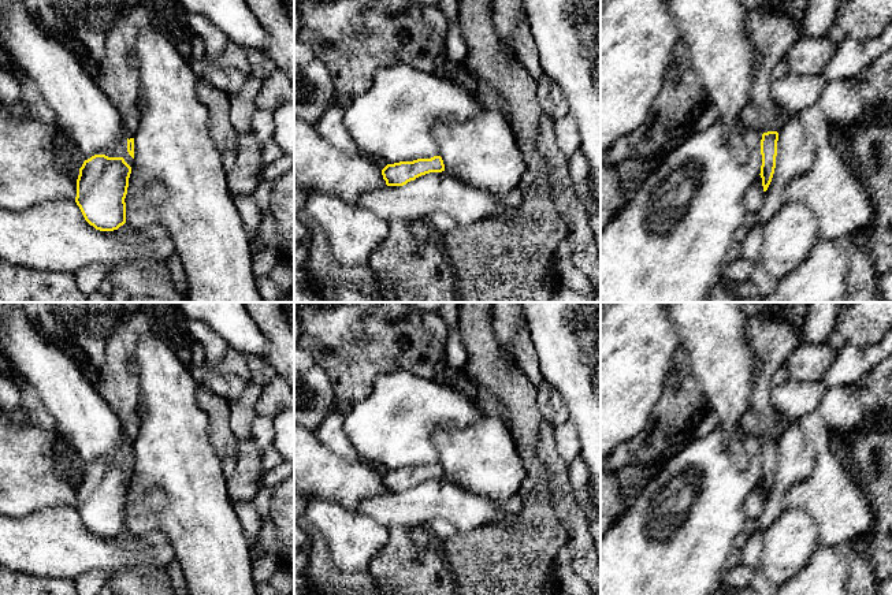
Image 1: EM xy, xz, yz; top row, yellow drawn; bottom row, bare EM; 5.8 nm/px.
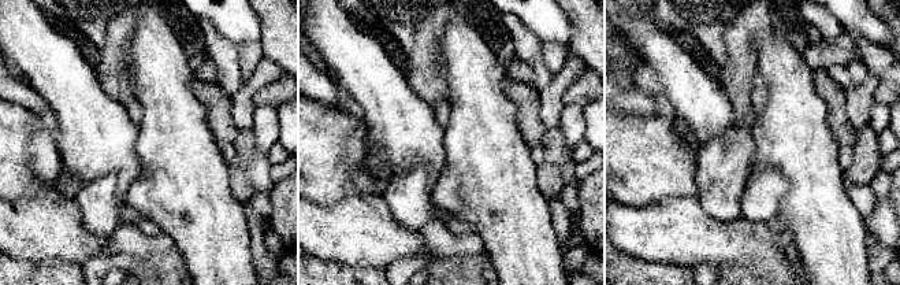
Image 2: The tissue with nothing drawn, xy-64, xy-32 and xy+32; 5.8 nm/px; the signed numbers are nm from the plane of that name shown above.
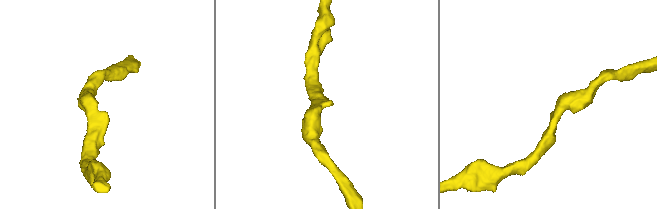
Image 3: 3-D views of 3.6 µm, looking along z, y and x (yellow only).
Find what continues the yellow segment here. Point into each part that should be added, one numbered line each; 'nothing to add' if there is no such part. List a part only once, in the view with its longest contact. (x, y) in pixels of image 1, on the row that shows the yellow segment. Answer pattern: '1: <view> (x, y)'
nothing to add

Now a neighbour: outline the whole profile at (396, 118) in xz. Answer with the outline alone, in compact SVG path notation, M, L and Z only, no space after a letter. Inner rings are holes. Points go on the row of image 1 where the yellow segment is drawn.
M395 64L379 68L372 86L352 98L350 105L343 108L343 124L360 153L394 164L441 156L434 137L435 129L445 123L473 119L482 111L483 105L476 93L468 92L460 83L446 77L439 78L434 71Z

